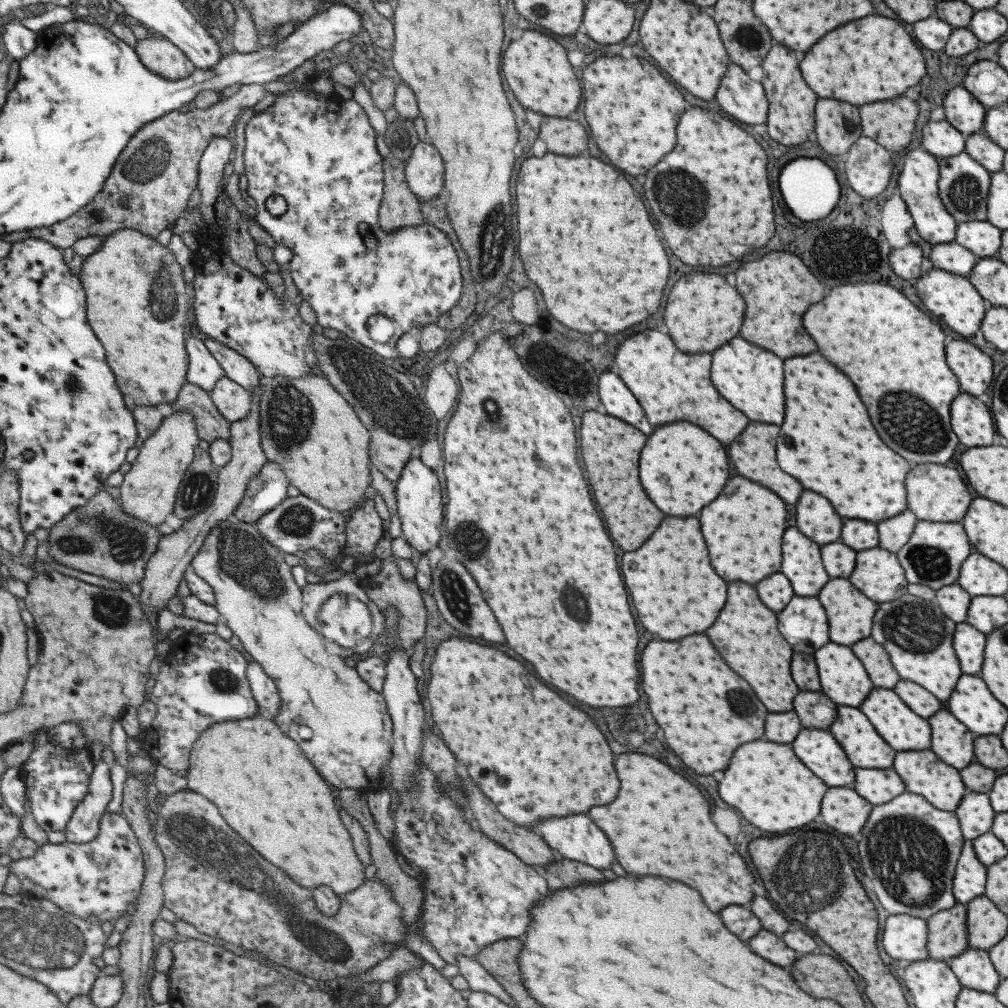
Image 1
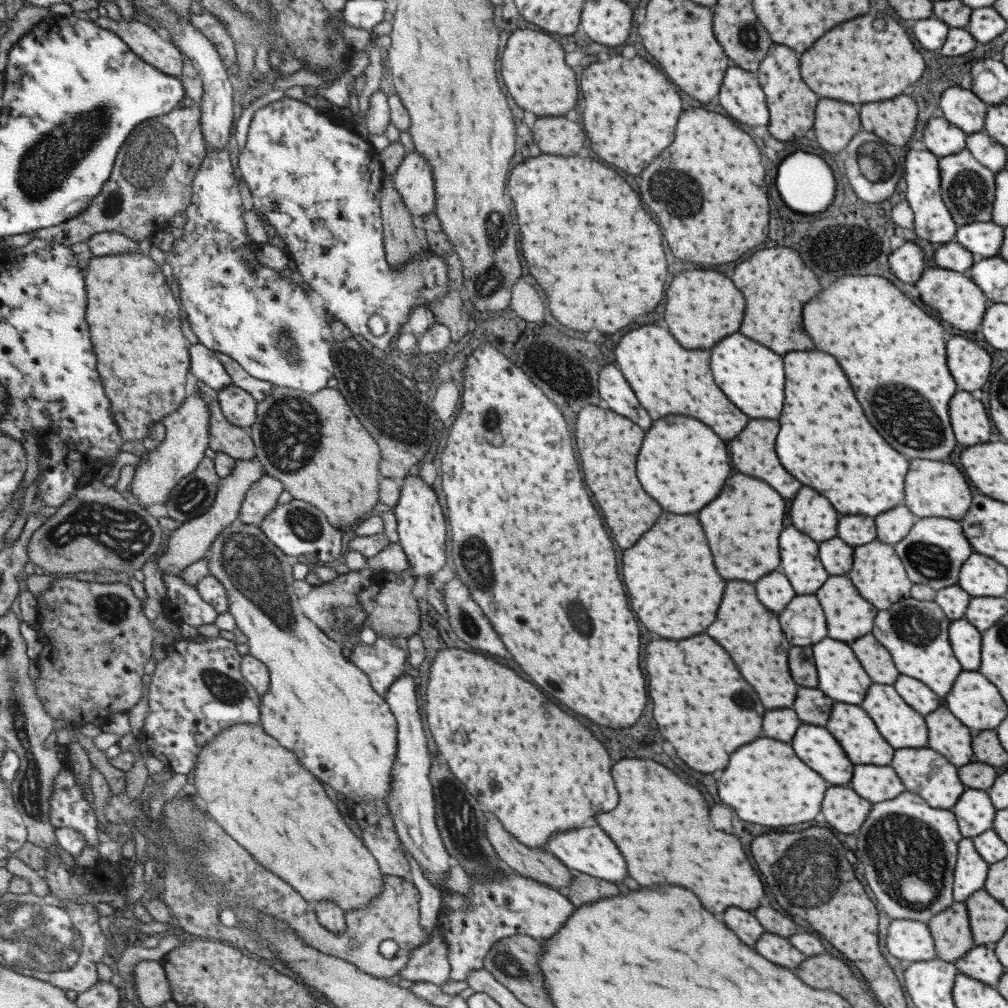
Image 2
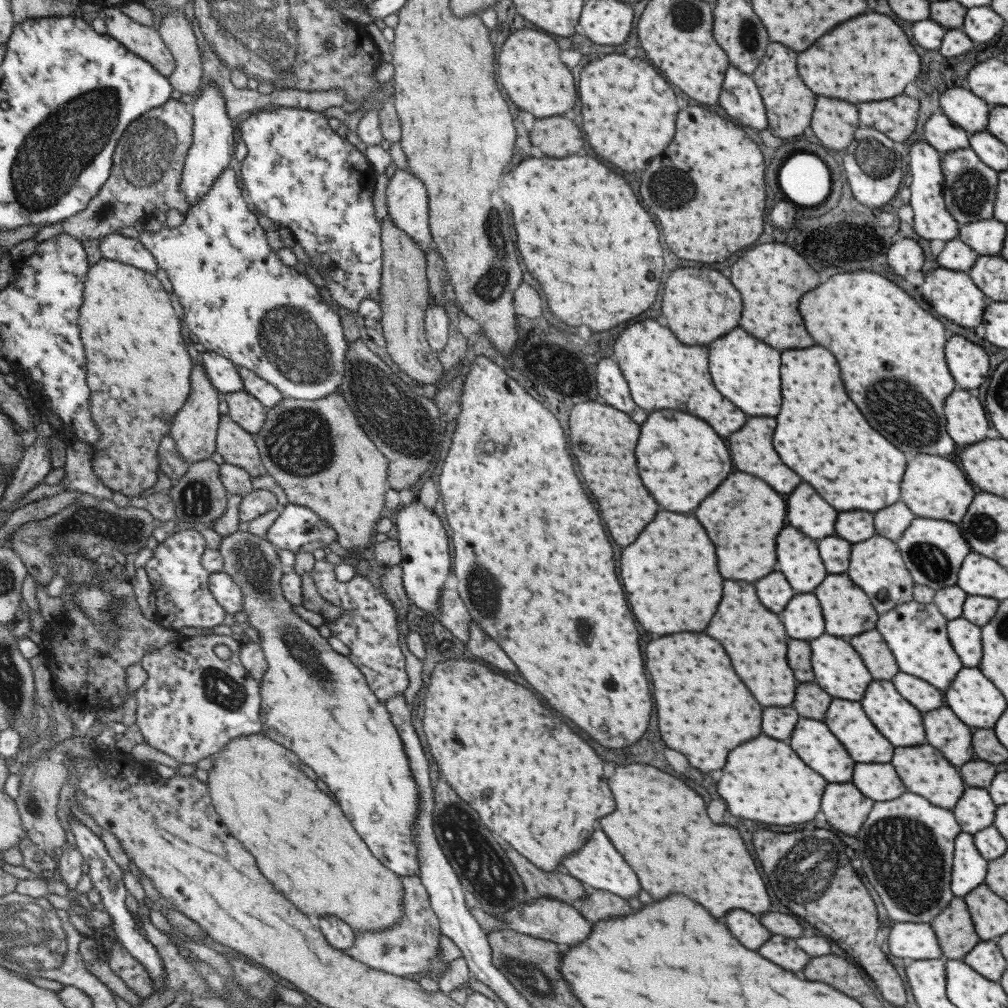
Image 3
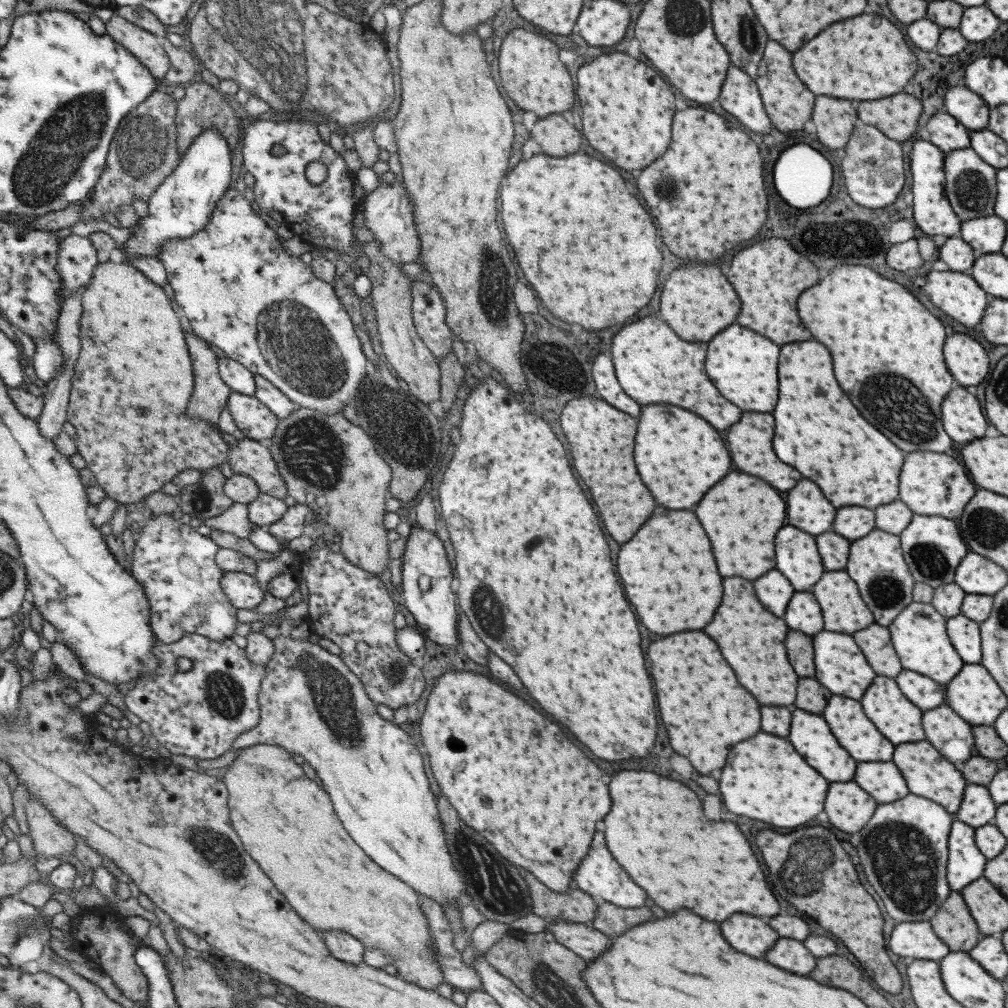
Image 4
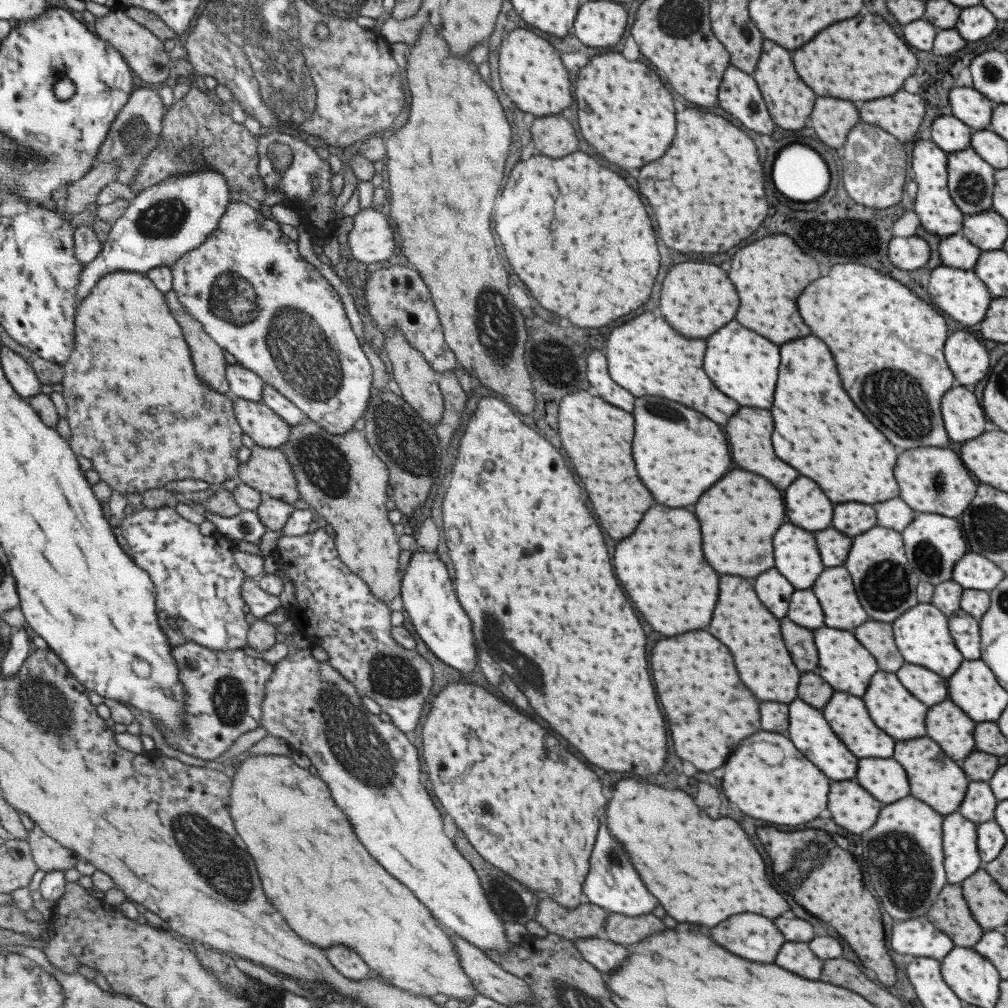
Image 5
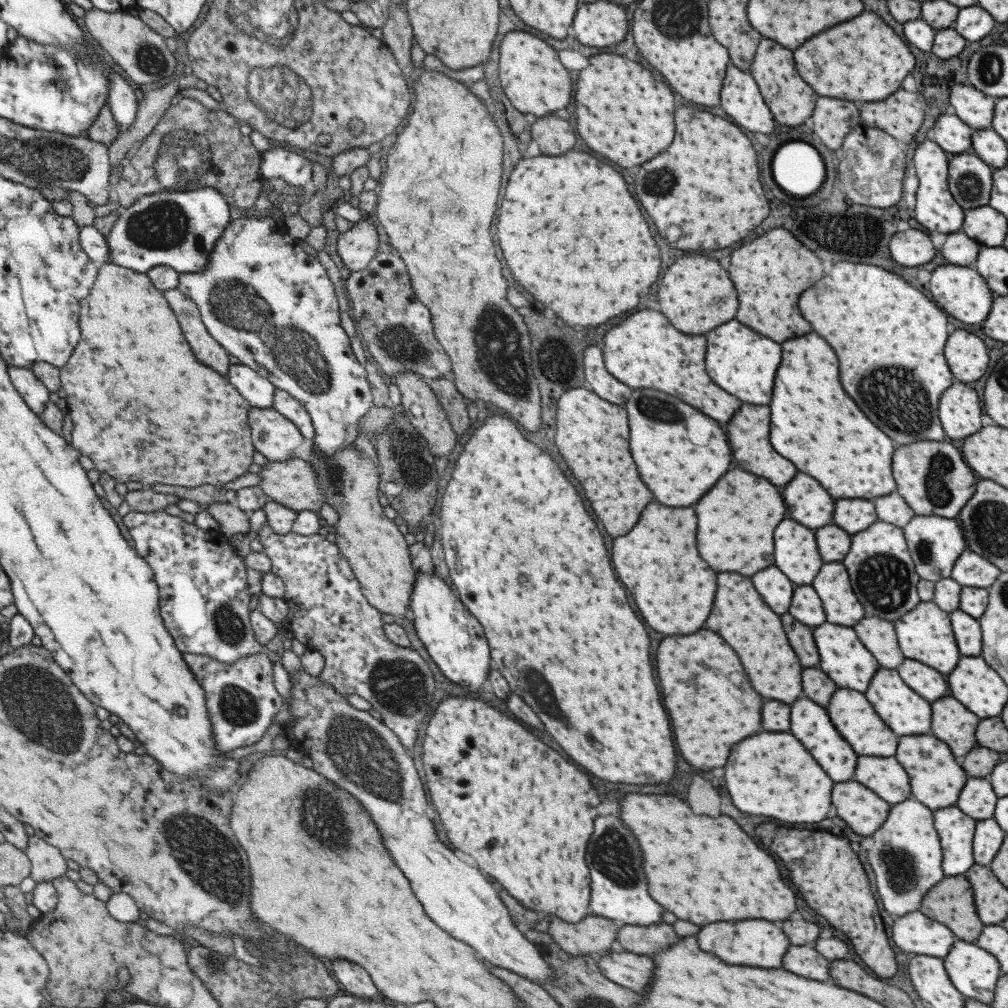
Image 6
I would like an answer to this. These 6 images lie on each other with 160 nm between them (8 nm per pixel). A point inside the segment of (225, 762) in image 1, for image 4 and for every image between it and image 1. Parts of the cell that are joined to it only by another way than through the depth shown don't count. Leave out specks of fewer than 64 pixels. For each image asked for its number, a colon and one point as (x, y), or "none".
2: (259, 791)
3: (303, 841)
4: (288, 822)

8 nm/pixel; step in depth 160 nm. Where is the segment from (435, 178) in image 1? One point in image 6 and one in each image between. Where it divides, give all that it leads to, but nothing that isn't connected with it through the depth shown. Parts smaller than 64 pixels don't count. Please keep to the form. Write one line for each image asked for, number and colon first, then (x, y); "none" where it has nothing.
2: (414, 179)
3: (406, 201)
4: (387, 209)
5: (371, 239)
6: (357, 247)

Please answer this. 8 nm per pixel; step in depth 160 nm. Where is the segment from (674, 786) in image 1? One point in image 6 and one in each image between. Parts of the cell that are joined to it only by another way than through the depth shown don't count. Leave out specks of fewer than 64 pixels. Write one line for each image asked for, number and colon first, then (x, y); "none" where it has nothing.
2: (660, 825)
3: (659, 825)
4: (656, 831)
5: (700, 870)
6: (702, 870)

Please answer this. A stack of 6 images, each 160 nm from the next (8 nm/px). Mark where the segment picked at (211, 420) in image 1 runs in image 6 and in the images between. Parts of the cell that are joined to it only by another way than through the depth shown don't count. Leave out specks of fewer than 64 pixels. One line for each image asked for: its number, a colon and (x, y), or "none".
2: (237, 442)
3: (237, 446)
4: (250, 457)
5: (268, 470)
6: (294, 483)

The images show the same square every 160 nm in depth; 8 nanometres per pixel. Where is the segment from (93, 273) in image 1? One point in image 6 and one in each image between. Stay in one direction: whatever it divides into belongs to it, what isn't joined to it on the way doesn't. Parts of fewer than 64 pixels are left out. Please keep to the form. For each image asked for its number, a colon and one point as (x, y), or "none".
2: (144, 359)
3: (137, 357)
4: (134, 436)
5: (136, 409)
6: (144, 409)

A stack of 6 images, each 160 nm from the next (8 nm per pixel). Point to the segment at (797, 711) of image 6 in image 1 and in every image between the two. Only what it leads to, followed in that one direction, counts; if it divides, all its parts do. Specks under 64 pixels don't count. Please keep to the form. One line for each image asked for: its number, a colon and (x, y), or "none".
1: (817, 750)
2: (813, 745)
3: (811, 741)
4: (809, 735)
5: (809, 733)

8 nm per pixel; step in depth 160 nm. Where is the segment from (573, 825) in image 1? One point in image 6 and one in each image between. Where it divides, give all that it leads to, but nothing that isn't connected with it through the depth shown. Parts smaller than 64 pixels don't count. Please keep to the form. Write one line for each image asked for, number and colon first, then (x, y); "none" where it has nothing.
2: (587, 850)
3: (596, 865)
4: (597, 874)
5: (611, 883)
6: (618, 891)

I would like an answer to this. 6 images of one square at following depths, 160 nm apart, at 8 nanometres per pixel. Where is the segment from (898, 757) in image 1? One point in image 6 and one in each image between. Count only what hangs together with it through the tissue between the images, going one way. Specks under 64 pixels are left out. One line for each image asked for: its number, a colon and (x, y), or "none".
2: (921, 770)
3: (922, 770)
4: (926, 774)
5: (933, 779)
6: (935, 780)

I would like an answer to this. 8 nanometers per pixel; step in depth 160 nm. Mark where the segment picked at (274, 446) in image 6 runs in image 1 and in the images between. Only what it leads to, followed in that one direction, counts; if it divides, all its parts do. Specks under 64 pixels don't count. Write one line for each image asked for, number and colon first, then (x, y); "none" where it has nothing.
1: (235, 402)
2: (239, 406)
3: (245, 409)
4: (256, 420)
5: (262, 424)

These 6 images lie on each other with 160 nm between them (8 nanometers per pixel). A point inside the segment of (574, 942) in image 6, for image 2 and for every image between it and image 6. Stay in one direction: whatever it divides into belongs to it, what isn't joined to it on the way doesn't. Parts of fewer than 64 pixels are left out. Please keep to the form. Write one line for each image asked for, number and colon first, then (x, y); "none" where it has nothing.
2: (538, 864)
3: (557, 884)
4: (574, 906)
5: (587, 920)

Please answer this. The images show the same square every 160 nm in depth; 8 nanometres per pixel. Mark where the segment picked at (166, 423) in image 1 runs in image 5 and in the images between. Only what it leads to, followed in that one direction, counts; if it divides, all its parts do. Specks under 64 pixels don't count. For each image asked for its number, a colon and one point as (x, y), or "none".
2: (188, 435)
3: (195, 429)
4: (212, 394)
5: (209, 358)

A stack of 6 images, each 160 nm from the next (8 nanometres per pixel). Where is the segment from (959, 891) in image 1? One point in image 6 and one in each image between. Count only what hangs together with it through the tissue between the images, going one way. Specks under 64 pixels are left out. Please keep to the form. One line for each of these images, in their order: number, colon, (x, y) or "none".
2: (970, 869)
3: (968, 869)
4: (965, 863)
5: (960, 857)
6: (955, 830)

